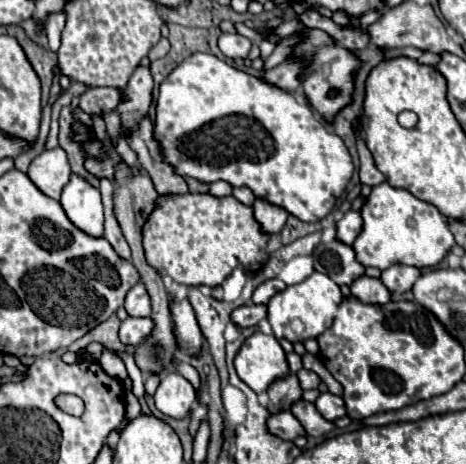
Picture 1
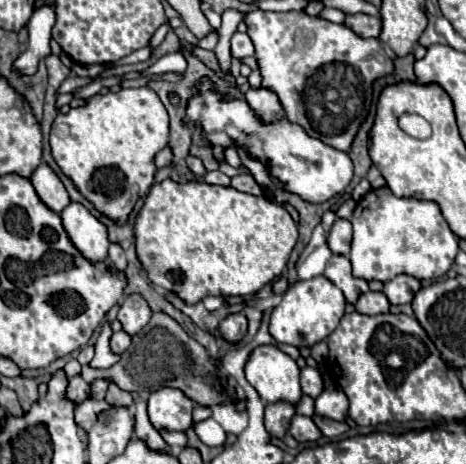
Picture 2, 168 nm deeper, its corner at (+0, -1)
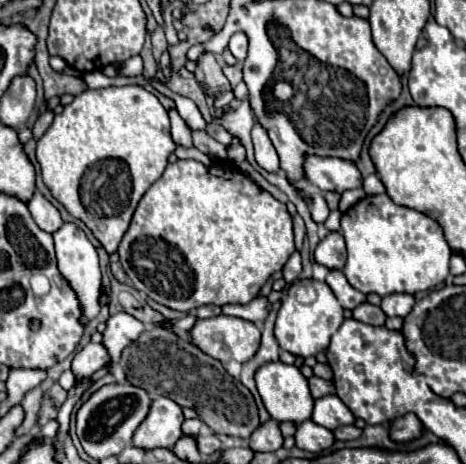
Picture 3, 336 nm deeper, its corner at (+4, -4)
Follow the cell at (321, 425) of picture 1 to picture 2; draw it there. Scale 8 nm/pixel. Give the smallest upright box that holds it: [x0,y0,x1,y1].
[313,416,349,438]

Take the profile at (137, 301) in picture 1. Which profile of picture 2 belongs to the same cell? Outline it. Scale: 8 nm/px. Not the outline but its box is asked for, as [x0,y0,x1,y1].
[117,294,151,336]

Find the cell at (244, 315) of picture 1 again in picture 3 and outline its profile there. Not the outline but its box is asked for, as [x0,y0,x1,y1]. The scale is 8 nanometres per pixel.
[189,315,261,363]

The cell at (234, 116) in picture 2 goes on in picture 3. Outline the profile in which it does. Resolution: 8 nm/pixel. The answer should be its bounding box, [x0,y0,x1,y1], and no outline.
[303,155,361,193]

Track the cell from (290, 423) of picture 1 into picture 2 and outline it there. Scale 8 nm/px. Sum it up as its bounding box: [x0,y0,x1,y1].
[289,416,323,442]

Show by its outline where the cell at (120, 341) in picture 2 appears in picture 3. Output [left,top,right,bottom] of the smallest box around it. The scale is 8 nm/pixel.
[73,343,111,379]

